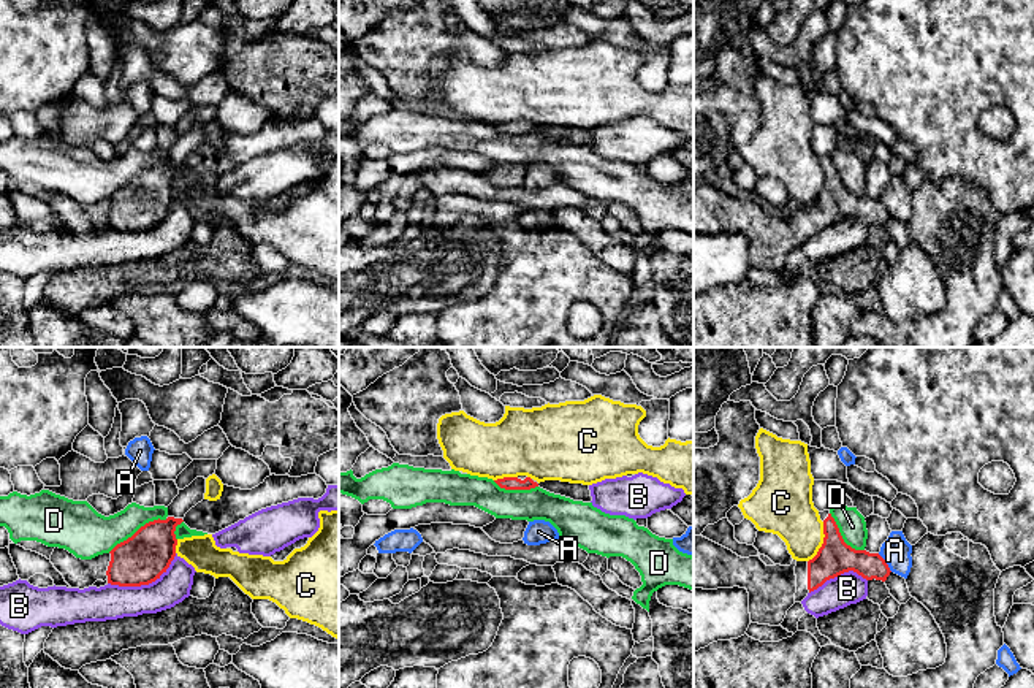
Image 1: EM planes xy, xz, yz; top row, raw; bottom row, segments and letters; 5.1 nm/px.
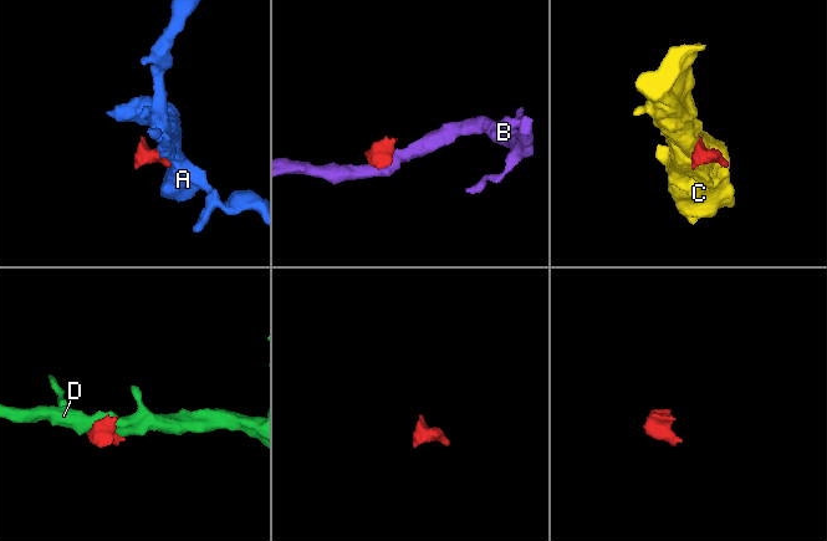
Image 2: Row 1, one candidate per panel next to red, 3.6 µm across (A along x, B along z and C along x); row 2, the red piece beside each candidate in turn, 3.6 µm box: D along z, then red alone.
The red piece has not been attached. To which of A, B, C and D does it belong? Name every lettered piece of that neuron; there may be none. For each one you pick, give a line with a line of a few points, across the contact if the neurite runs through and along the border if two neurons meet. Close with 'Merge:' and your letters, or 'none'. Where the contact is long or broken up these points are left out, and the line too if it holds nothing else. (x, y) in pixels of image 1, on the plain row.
Merge: none

